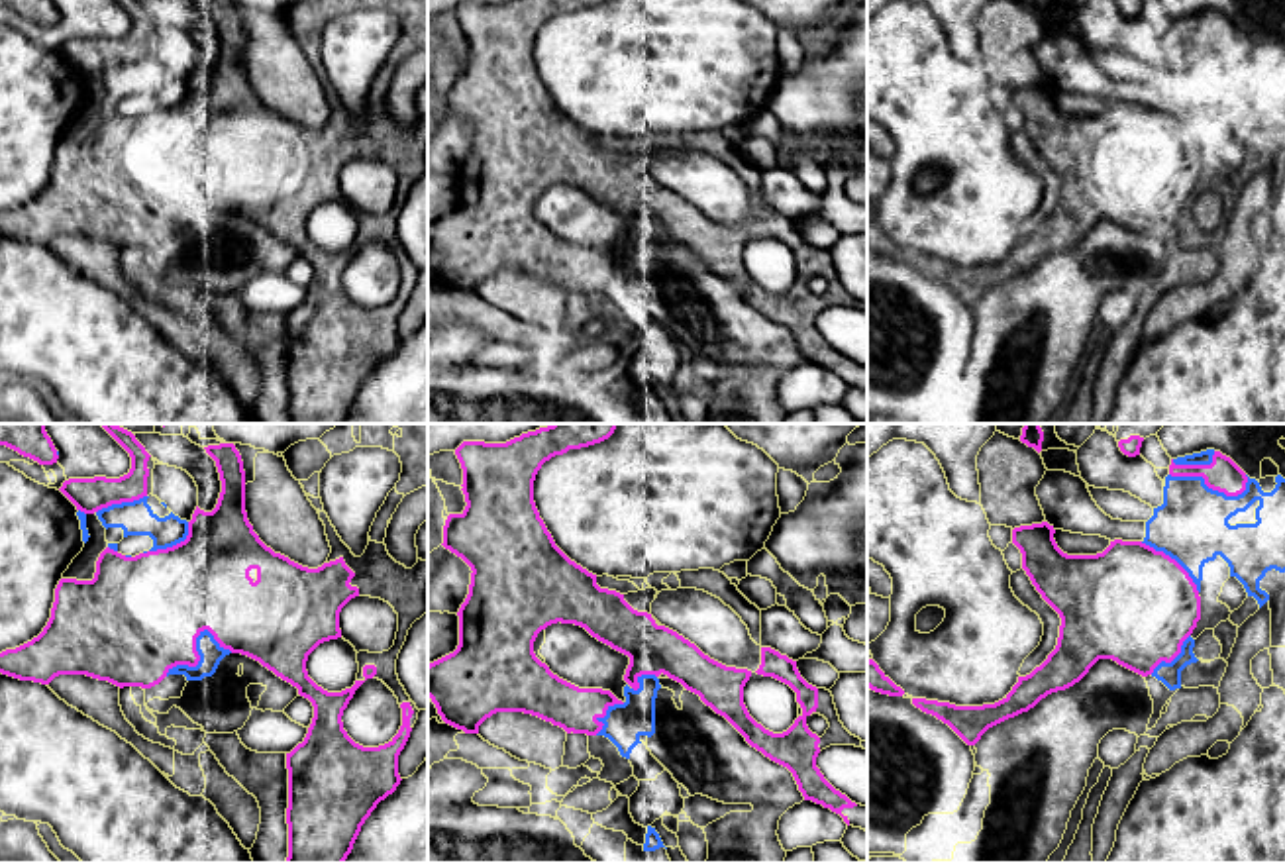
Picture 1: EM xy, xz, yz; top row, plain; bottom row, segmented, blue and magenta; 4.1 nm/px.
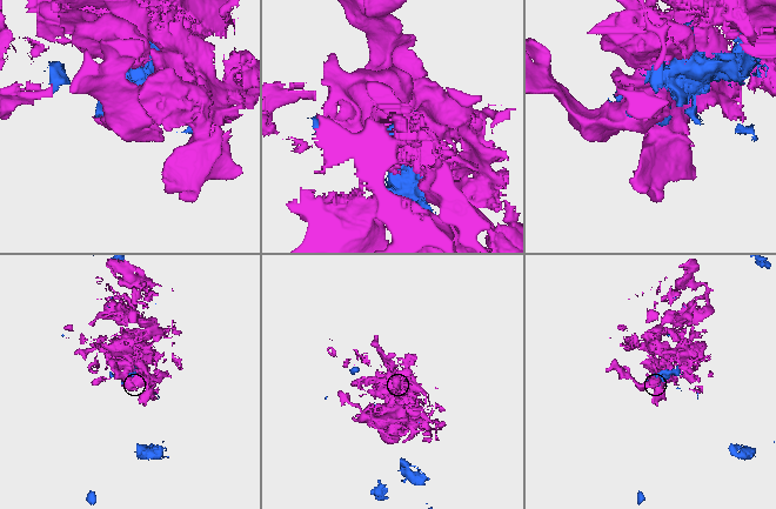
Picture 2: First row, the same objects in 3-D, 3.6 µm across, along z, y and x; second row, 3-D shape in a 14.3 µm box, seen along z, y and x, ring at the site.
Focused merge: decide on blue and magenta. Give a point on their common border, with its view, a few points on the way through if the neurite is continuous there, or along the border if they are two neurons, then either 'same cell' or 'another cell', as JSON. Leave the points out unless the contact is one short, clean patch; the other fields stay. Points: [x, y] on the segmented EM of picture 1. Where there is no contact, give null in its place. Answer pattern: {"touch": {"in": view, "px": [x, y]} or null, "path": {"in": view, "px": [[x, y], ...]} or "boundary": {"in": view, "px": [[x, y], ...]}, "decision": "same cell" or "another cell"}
{"touch": {"in": "xy", "px": [197, 650]}, "decision": "another cell"}

